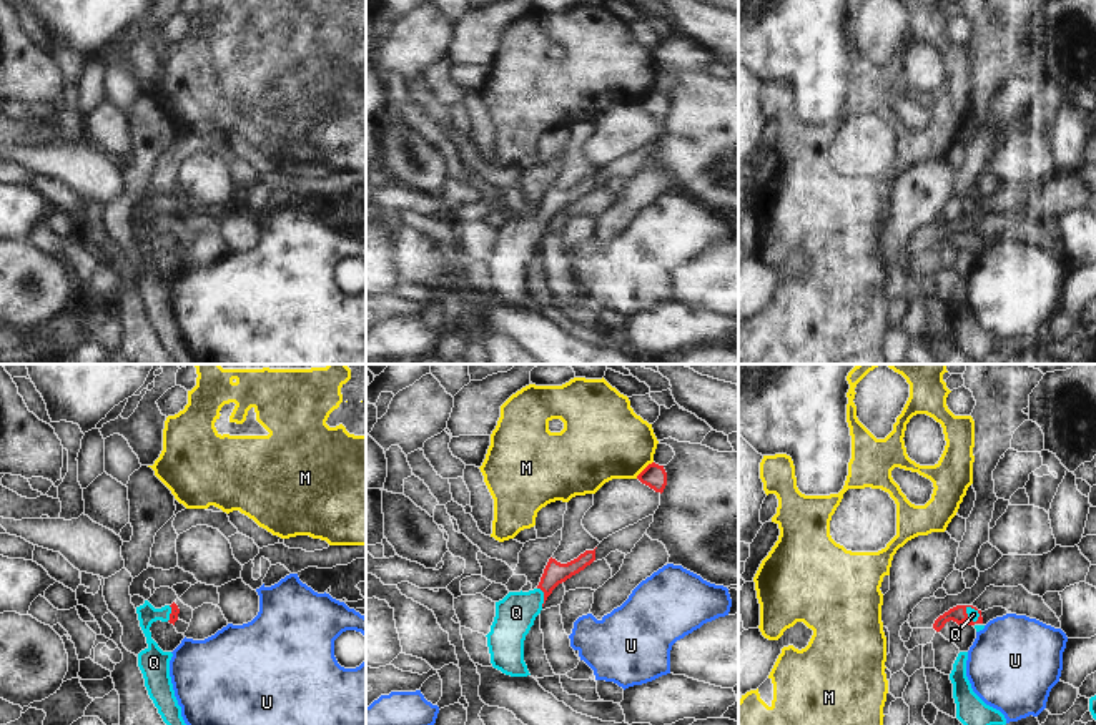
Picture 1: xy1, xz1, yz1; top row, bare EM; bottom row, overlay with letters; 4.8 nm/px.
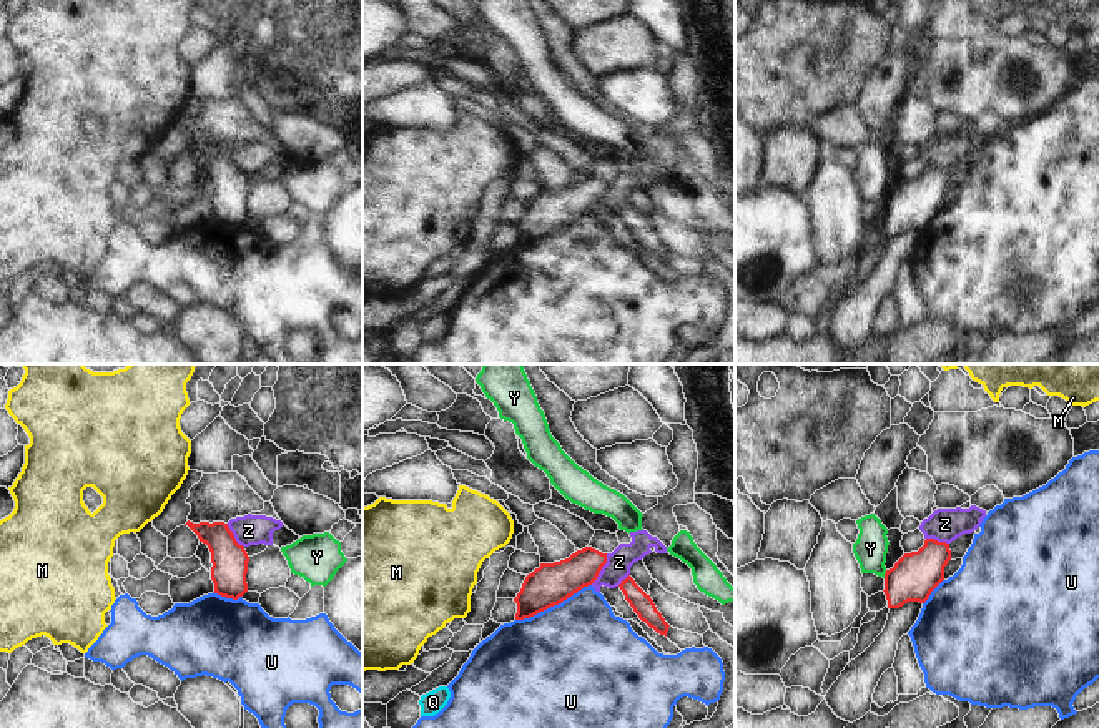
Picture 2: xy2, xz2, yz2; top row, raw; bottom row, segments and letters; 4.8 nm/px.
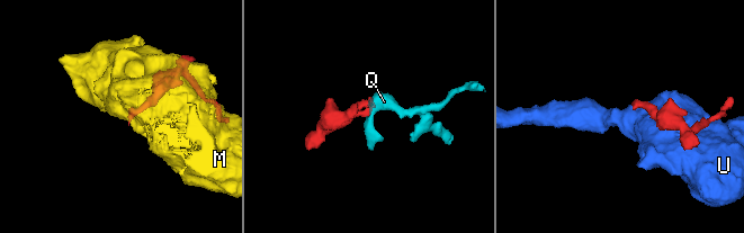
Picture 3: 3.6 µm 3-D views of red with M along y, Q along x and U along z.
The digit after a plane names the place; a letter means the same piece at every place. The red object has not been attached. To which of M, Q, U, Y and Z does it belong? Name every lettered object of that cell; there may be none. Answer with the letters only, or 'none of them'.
Q

